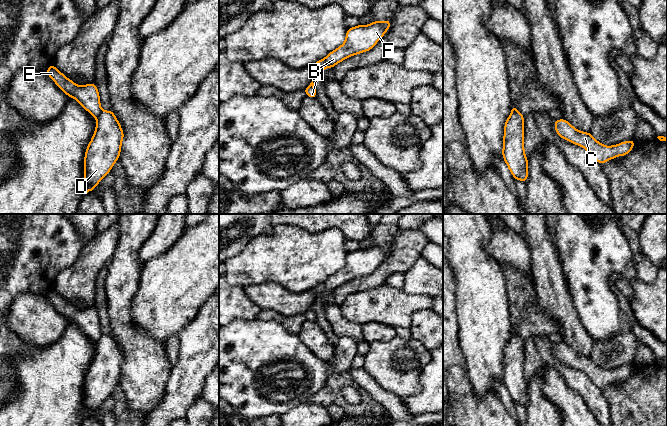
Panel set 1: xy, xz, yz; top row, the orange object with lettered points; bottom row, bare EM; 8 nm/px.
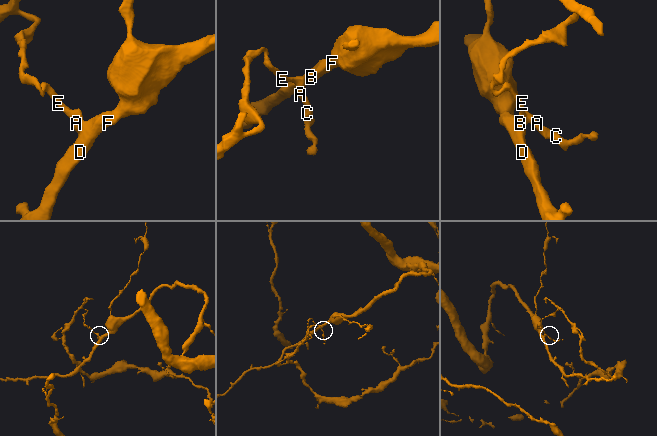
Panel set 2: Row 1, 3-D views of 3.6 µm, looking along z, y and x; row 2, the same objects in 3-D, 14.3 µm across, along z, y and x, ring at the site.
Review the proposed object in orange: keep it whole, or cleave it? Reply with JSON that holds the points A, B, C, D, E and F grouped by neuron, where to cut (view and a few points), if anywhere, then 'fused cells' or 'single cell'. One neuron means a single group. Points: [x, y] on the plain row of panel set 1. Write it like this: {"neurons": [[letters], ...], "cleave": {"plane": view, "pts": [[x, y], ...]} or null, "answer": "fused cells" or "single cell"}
{"neurons": [["A", "C", "E"], ["B", "D", "F"]], "cleave": {"plane": "xz", "pts": [[323, 283], [325, 291]]}, "answer": "fused cells"}

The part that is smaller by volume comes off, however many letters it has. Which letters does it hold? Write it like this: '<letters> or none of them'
A, C, E

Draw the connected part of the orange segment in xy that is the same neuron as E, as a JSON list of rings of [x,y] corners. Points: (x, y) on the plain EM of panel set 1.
[[[53,288],[50,289],[46,297],[67,320],[74,322],[78,327],[97,342],[102,336],[100,320],[97,310],[94,307],[77,309],[72,304],[61,297]]]

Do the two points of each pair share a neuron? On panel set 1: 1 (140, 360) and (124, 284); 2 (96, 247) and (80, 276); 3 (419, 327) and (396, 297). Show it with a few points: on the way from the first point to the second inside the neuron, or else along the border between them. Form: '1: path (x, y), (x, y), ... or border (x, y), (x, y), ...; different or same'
1: path (132, 341), (122, 329), (122, 303); same
2: path (95, 254), (86, 269); same
3: border (430, 308), (416, 311), (412, 315), (409, 328); different

